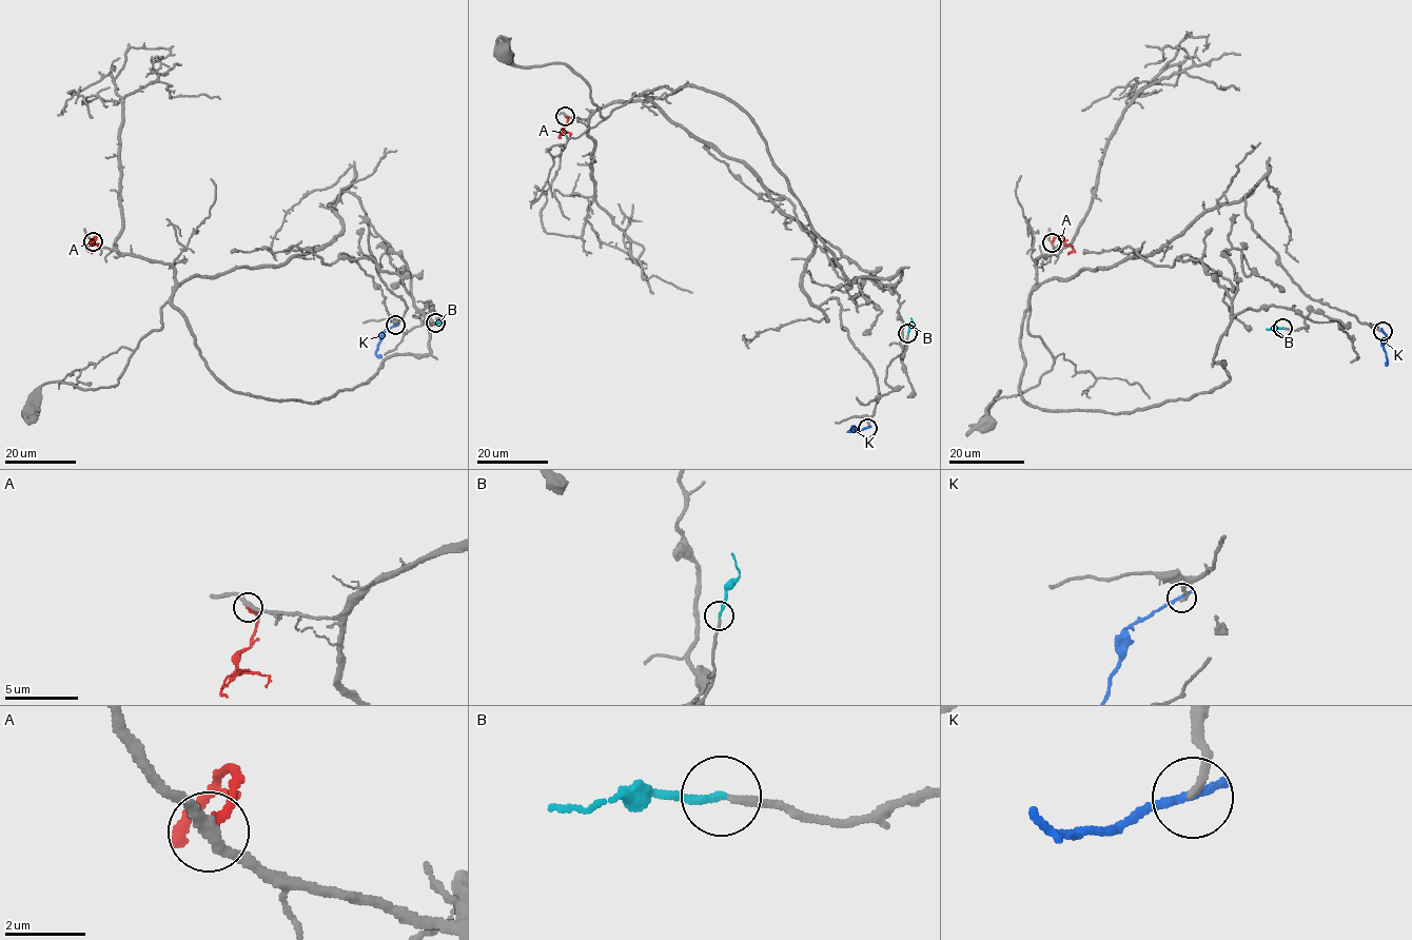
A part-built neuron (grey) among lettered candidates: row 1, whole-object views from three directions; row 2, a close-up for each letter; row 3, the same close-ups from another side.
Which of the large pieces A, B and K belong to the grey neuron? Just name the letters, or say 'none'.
B

